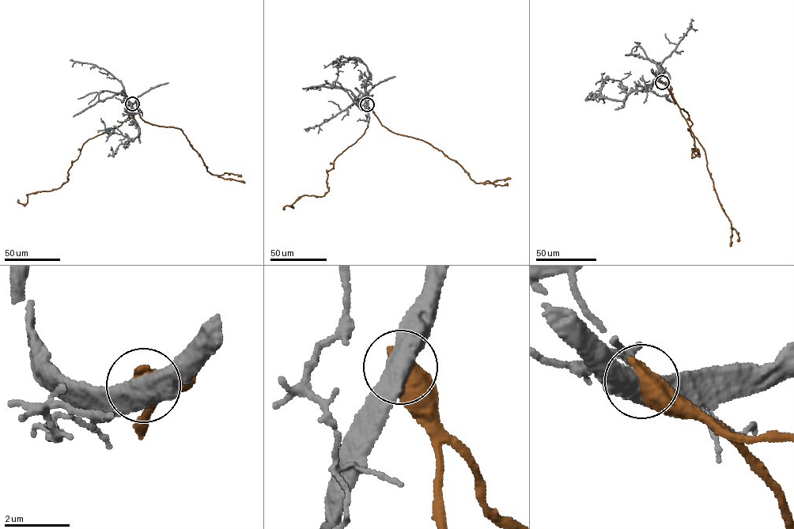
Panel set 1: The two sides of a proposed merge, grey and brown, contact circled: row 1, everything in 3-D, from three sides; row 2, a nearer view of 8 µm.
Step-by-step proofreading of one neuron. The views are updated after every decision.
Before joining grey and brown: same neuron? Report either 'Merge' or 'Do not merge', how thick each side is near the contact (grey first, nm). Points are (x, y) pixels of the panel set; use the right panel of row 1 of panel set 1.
Do not merge. Thickness 550 nm (grey) against 750 nm

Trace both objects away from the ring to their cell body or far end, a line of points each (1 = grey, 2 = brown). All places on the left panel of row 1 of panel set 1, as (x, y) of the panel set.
1: (132, 103), (129, 104), (131, 104), (138, 136), (130, 139), (105, 128), (101, 121), (103, 122)
2: (132, 103), (122, 124), (82, 145), (62, 186), (26, 194), (26, 203), (18, 200)

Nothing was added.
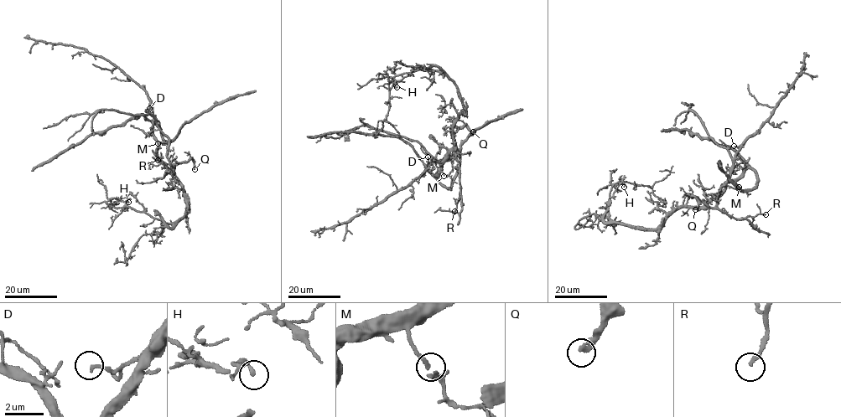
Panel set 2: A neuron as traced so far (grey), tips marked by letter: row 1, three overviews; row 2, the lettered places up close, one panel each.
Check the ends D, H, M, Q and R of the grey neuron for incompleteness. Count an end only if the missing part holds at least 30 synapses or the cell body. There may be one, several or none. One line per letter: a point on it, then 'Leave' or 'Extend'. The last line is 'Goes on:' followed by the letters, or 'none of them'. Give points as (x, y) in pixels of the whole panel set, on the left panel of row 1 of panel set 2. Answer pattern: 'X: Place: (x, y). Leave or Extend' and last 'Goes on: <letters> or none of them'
D: Place: (149, 108). Leave
H: Place: (128, 202). Leave
M: Place: (158, 143). Leave
Q: Place: (194, 169). Extend
R: Place: (158, 160). Extend
Goes on: Q, R

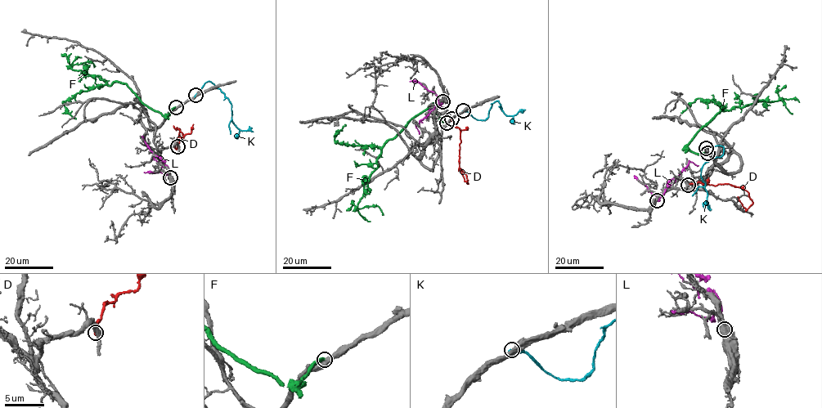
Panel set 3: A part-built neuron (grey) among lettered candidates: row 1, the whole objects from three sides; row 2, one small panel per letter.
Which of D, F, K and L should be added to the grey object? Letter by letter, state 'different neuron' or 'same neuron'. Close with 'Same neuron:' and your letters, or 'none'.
D: different neuron
F: different neuron
K: different neuron
L: different neuron
Same neuron: none

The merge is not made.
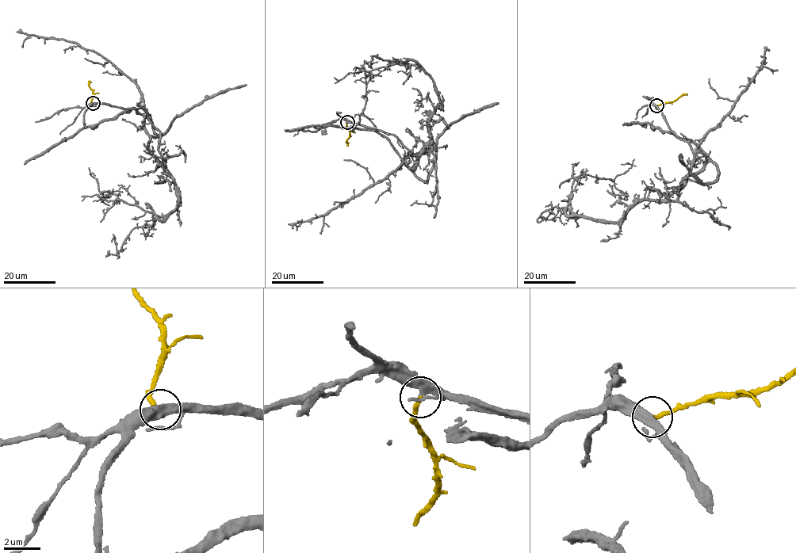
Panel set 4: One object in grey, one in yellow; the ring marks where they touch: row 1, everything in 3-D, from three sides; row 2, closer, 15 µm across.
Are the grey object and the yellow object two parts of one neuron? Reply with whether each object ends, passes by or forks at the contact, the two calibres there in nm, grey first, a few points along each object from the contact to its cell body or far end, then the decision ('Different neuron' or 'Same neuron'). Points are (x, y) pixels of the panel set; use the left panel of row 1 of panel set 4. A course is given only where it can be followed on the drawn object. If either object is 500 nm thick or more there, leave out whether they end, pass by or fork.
At the ring grey passes by. At the ring yellow ends. Thickness 360 nm (grey) against 240 nm. Course of grey: (93, 103), (143, 109), (158, 130), (177, 210), (156, 216), (100, 192), (95, 176). Course of yellow: (93, 103), (93, 93), (88, 81). Same neuron

